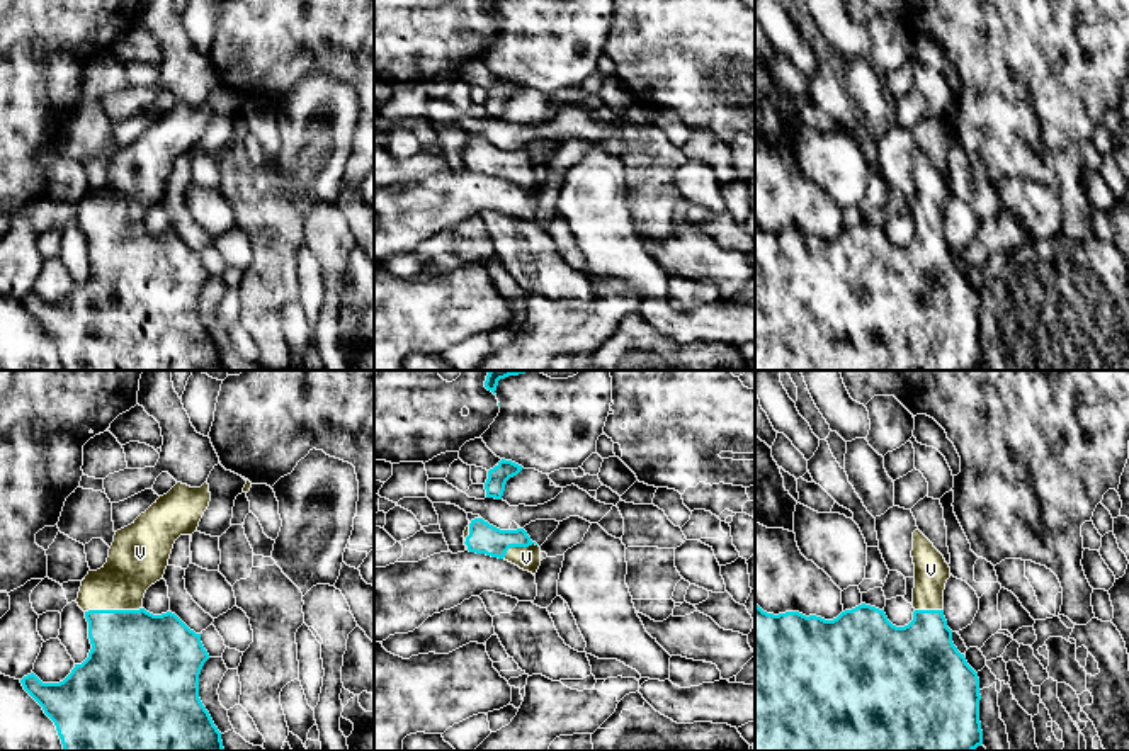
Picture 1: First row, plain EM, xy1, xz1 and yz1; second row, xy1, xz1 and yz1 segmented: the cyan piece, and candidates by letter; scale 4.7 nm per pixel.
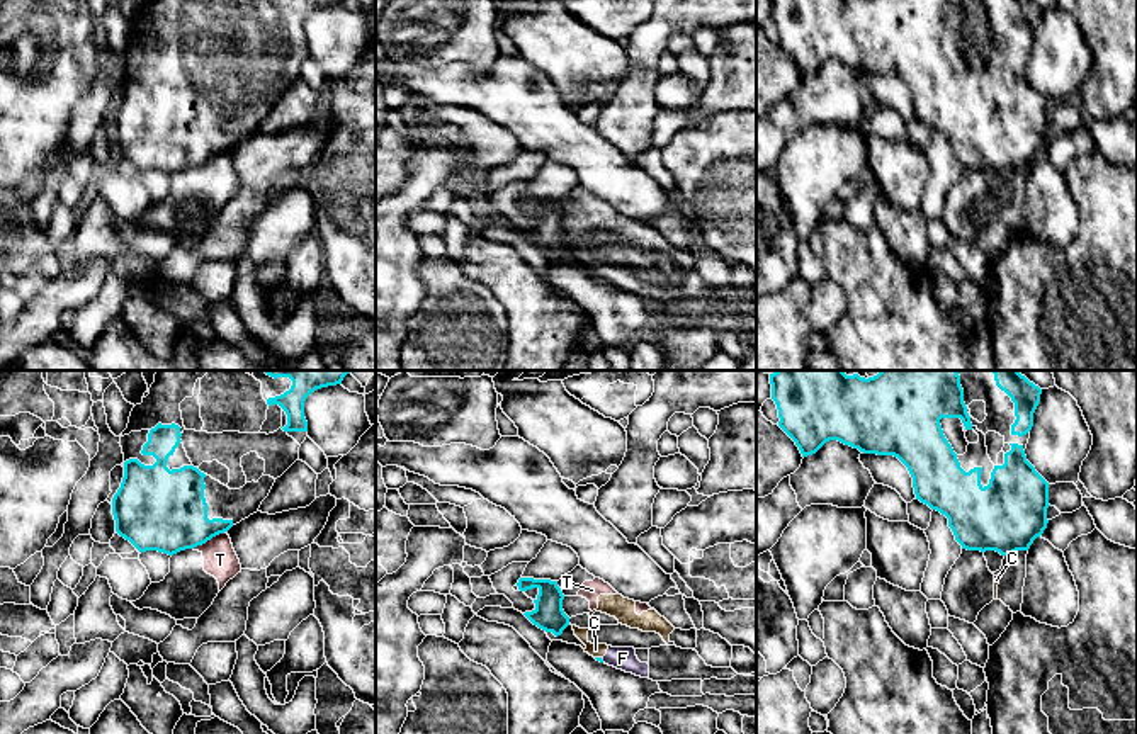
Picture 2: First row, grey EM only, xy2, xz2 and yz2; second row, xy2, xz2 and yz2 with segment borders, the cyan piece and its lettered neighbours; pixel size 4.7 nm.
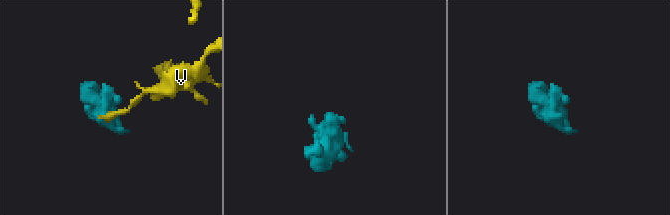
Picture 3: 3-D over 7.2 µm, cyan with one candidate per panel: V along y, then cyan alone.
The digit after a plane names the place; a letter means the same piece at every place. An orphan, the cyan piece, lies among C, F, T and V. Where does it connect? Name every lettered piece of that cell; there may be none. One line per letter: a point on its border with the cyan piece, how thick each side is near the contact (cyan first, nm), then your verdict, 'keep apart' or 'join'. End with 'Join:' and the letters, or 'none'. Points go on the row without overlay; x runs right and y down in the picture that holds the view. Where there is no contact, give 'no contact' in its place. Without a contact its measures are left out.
C: xz2 (599, 277) | 20/70 nm | keep apart
F: xz2 (602, 279) | 20/110 nm | keep apart
T: xy2 (208, 158) | 380/160 nm | keep apart
V: xy1 (113, 230) | 440/260 nm | join
Join: V

